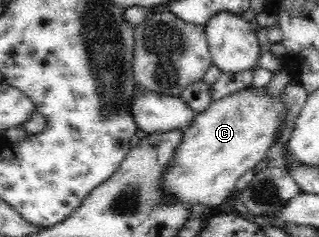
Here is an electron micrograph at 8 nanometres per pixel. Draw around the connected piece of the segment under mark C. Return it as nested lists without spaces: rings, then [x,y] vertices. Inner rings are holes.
[[[260,89],[234,92],[230,97],[210,102],[204,111],[195,113],[190,127],[184,129],[170,167],[162,173],[162,190],[191,206],[212,208],[224,203],[235,191],[238,178],[254,168],[272,146],[278,117],[284,119],[281,101],[270,103]]]

